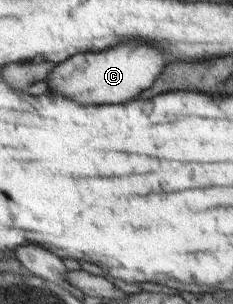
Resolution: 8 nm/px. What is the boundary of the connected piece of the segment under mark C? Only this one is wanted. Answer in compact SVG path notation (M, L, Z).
M124 42L120 46L96 55L76 55L72 63L60 63L52 73L48 73L48 87L56 93L70 97L72 101L88 103L126 103L148 89L160 75L164 65L162 53L150 44Z

